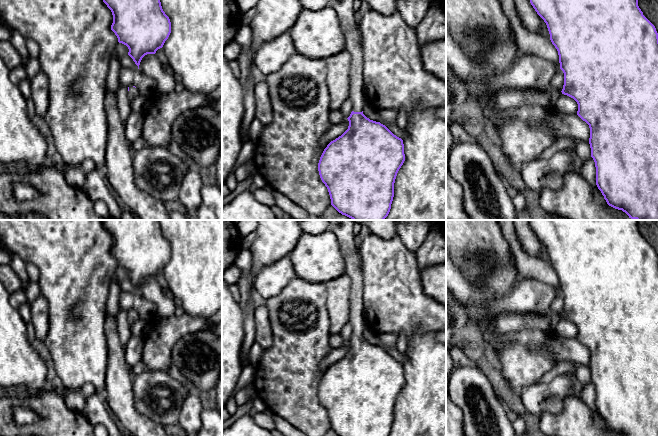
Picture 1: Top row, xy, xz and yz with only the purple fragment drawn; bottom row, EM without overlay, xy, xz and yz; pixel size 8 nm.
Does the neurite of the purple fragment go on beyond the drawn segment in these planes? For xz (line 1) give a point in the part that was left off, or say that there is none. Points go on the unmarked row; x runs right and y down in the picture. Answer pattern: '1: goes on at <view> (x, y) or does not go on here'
1: goes on at xz (343, 229)

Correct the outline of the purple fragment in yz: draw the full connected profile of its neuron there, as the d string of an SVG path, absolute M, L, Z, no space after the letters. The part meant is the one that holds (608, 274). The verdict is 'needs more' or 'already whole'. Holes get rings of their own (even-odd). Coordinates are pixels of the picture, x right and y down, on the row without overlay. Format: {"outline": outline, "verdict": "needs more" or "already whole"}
{"outline": "M528 220L531 229L547 249L550 264L558 275L560 293L564 297L564 309L560 315L547 310L541 313L502 314L496 317L495 323L483 331L483 336L518 332L524 326L556 333L559 321L564 318L573 322L578 328L577 339L590 352L589 368L591 381L596 391L596 409L607 428L623 436L658 436L658 257L655 250L643 239L638 230L637 220Z", "verdict": "needs more"}

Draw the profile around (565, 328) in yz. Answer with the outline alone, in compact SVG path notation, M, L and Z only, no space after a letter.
M562 318L557 325L556 333L561 337L573 339L577 338L578 328L573 322Z

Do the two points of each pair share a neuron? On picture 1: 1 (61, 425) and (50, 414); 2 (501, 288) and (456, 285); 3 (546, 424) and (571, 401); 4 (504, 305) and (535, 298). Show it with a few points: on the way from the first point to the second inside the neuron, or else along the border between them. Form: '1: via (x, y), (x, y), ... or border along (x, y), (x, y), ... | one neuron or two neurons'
1: via (58, 422), (53, 417) | one neuron
2: via (490, 291), (467, 291) | one neuron
3: via (554, 424), (570, 409) | one neuron
4: via (512, 303), (527, 298) | one neuron

